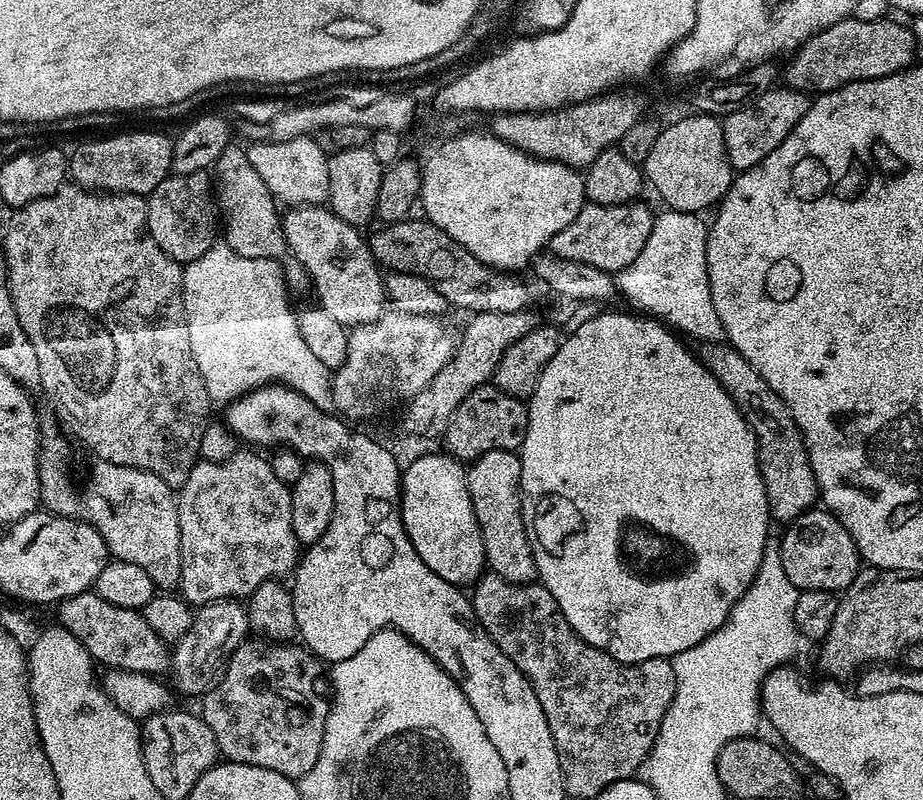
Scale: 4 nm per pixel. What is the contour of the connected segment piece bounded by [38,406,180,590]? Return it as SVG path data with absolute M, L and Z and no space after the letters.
M51 407L39 409L40 417L40 457L38 458L38 478L40 479L40 498L43 507L53 516L79 518L90 524L102 534L109 553L115 559L134 562L150 574L153 585L160 590L176 590L180 586L180 523L178 522L178 503L174 490L156 474L138 470L130 466L118 466L105 460L93 463L92 473L88 476L88 489L80 493L68 485L68 472L64 469L64 459L68 456L69 437L62 431L62 425Z

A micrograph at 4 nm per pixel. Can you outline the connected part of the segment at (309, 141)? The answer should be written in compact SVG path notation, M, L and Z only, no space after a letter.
M299 136L290 142L252 142L246 151L250 166L265 182L274 200L284 206L320 206L327 201L330 190L329 153L312 136Z

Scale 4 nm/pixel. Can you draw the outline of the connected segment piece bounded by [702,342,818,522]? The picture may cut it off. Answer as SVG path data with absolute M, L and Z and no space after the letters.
M705 343L703 348L702 359L710 374L723 386L726 394L730 394L737 410L744 415L750 430L756 436L760 473L766 486L771 519L784 520L783 522L796 520L815 505L812 503L817 503L818 489L804 440L792 421L788 407L781 402L778 394L774 394L774 390L770 390L762 374L758 374L758 370L754 370L754 366L750 366L750 362L742 358L742 354L734 351L731 344Z

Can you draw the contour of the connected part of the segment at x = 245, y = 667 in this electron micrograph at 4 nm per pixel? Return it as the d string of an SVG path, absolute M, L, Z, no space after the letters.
M260 638L239 644L224 665L219 681L212 685L209 692L204 693L202 715L206 726L214 730L220 756L225 761L262 766L293 778L305 776L314 762L318 762L324 737L324 723L320 721L320 716L328 716L328 712L320 712L320 701L316 700L316 692L312 692L312 672L316 672L321 661L307 648L295 648L294 645L292 642L265 642Z

